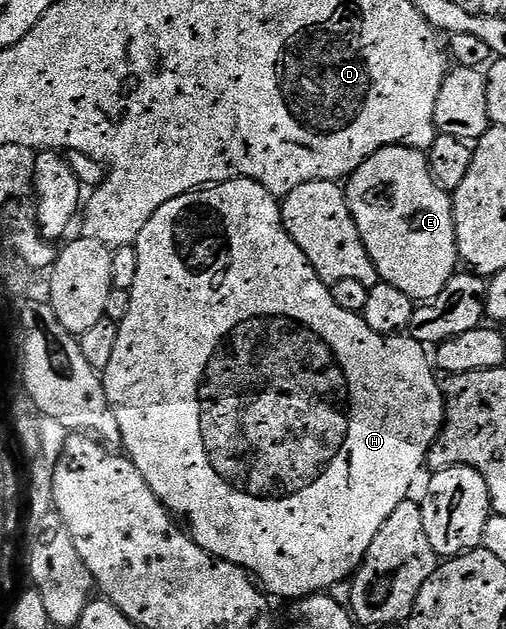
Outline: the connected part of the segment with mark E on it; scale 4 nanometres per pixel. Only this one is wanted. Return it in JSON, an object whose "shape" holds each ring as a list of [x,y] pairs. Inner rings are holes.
{"shape":[[[398,144],[377,150],[346,181],[345,191],[349,210],[357,222],[357,230],[365,242],[365,250],[369,250],[369,258],[373,258],[373,266],[377,266],[379,280],[389,286],[397,286],[397,290],[409,294],[416,302],[431,300],[456,275],[459,259],[459,243],[455,237],[455,205],[452,193],[445,191],[436,182],[426,155],[418,148],[406,148]]]}

